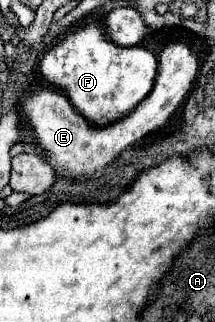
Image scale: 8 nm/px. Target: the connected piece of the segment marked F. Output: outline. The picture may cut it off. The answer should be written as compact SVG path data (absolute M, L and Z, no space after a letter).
M88 17L88 21L66 33L46 55L40 59L40 73L58 91L62 91L70 103L94 125L108 125L140 103L154 85L158 61L152 51L136 47L120 47L108 39L100 21Z

